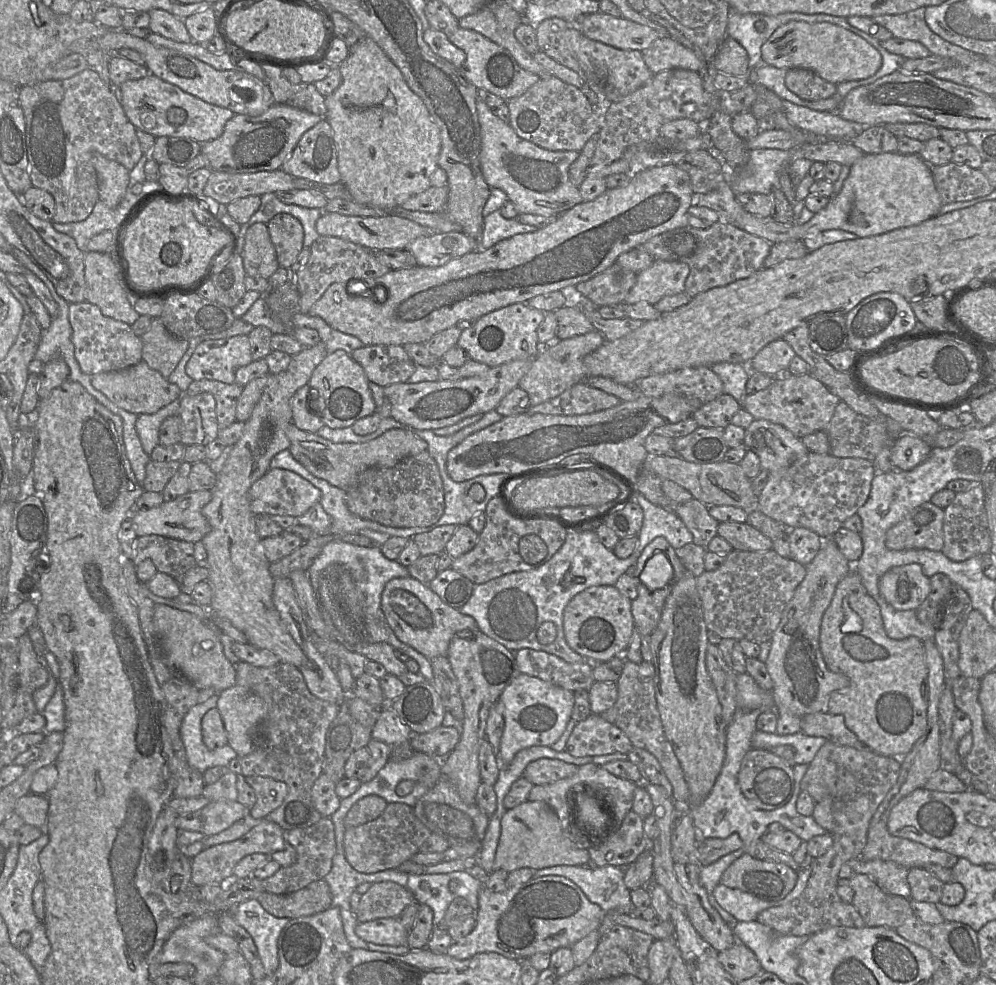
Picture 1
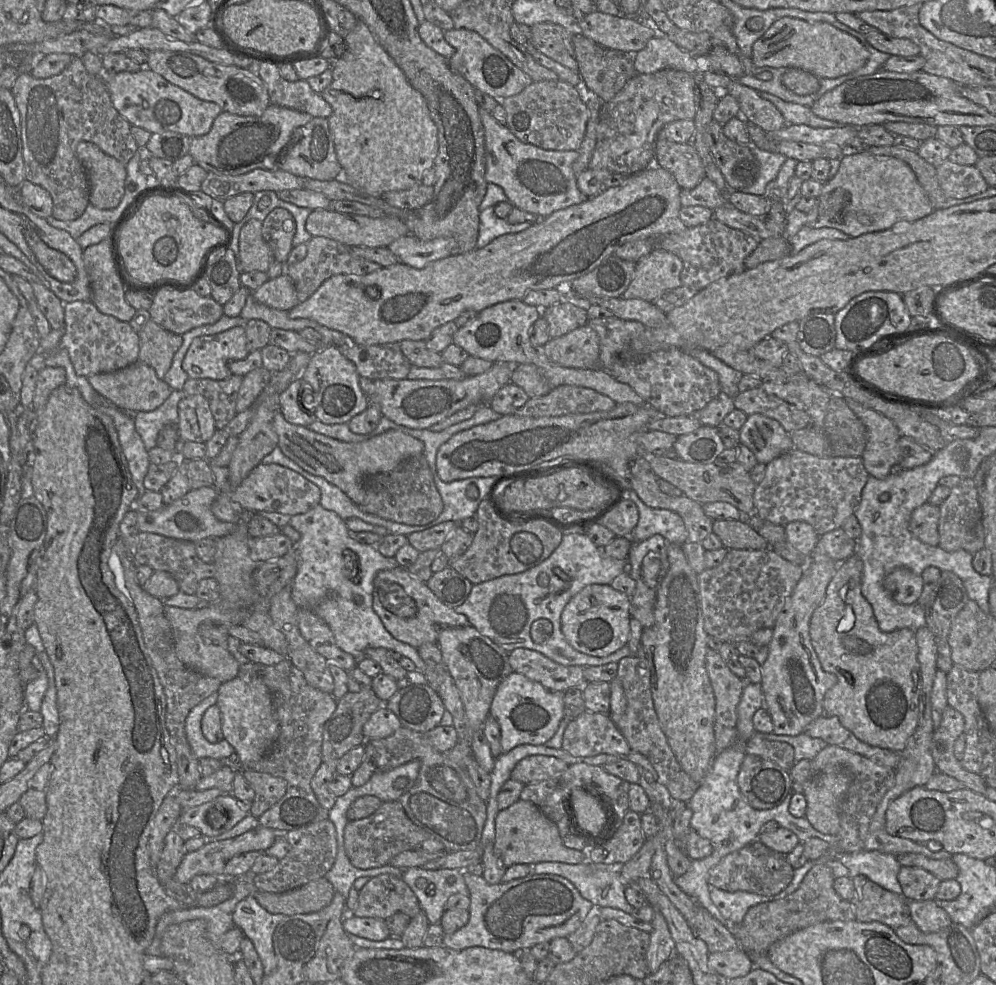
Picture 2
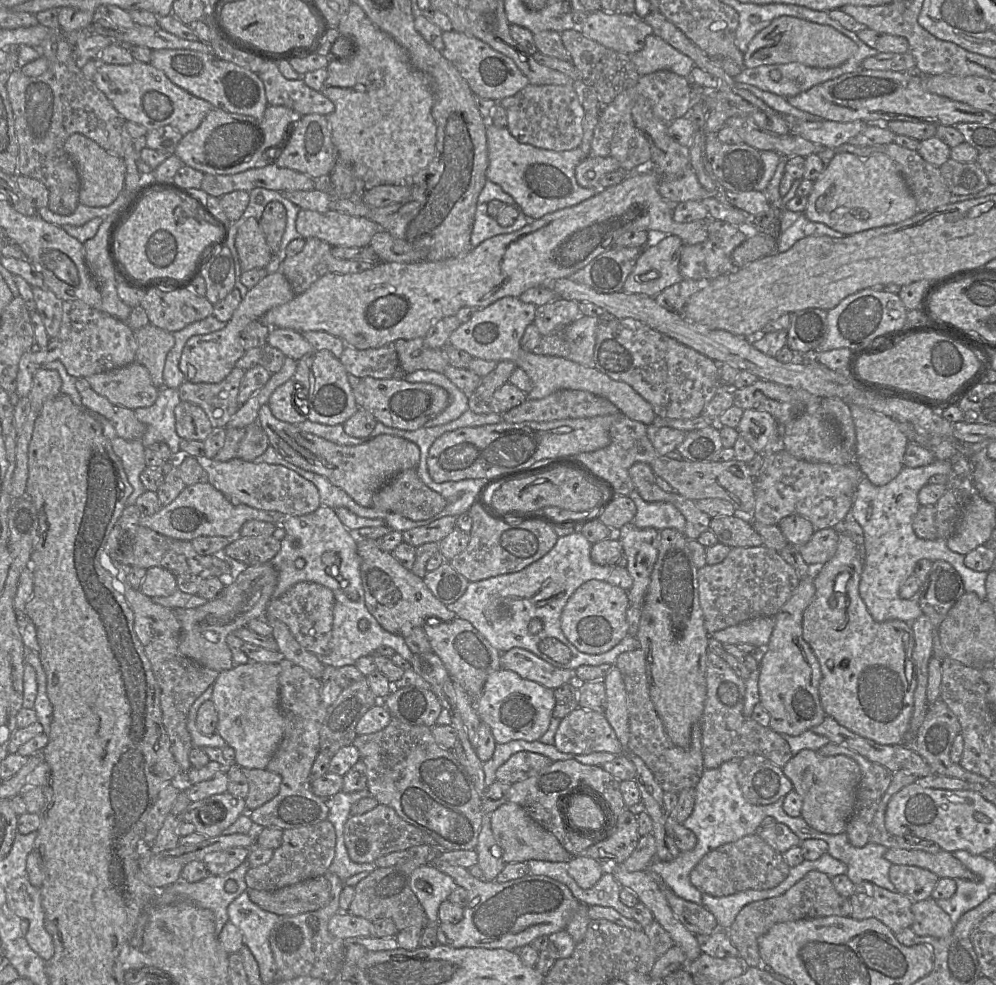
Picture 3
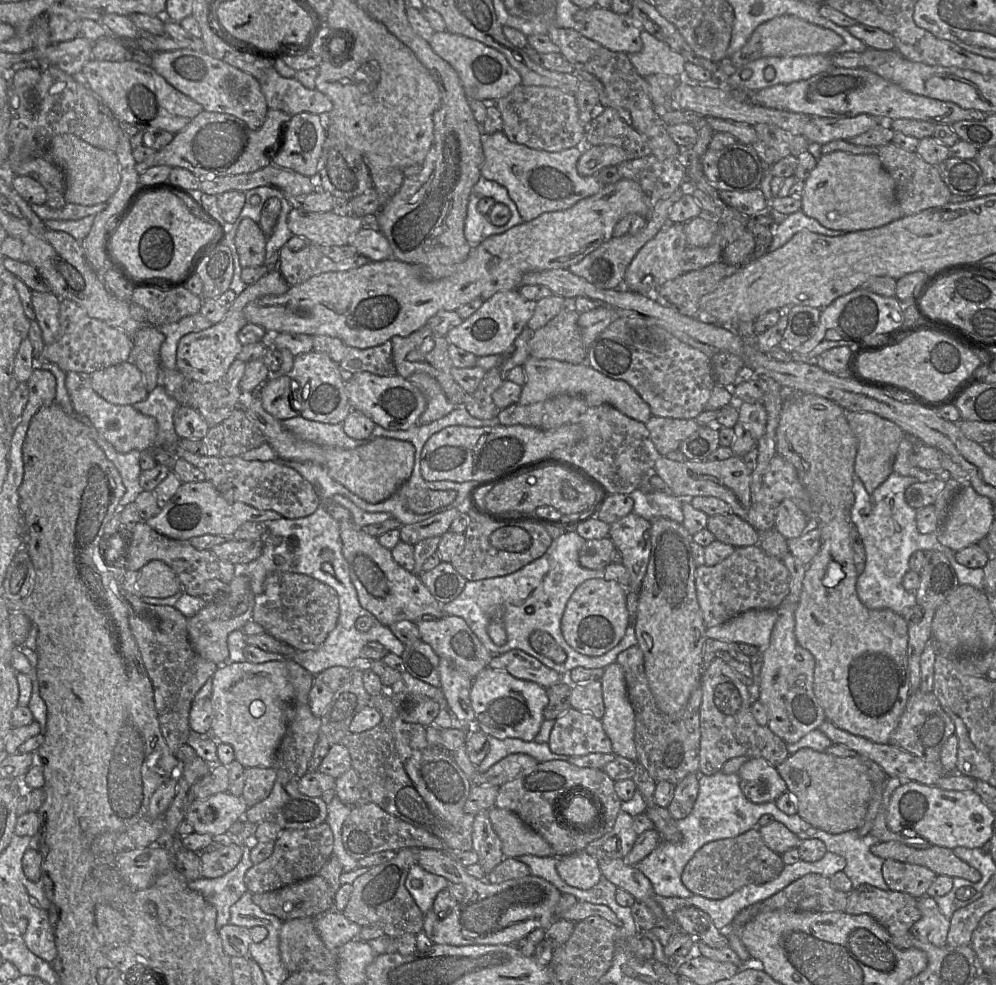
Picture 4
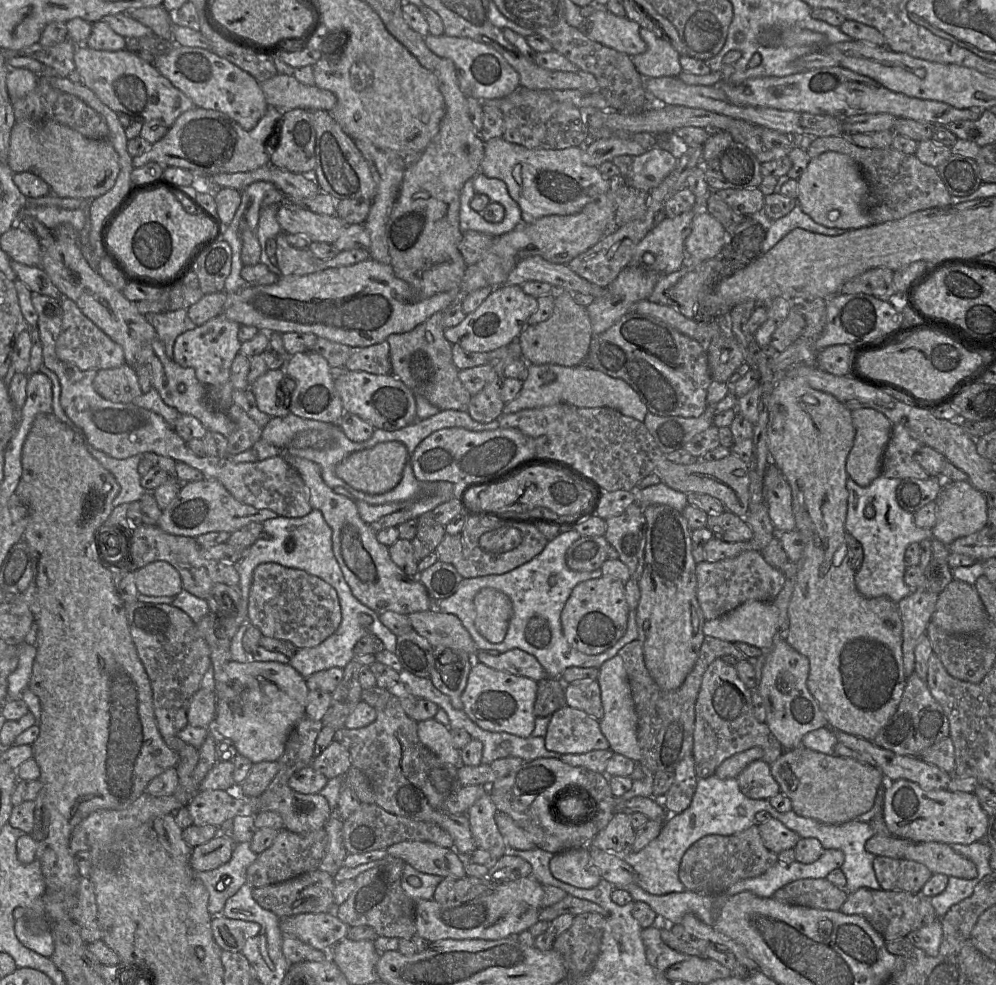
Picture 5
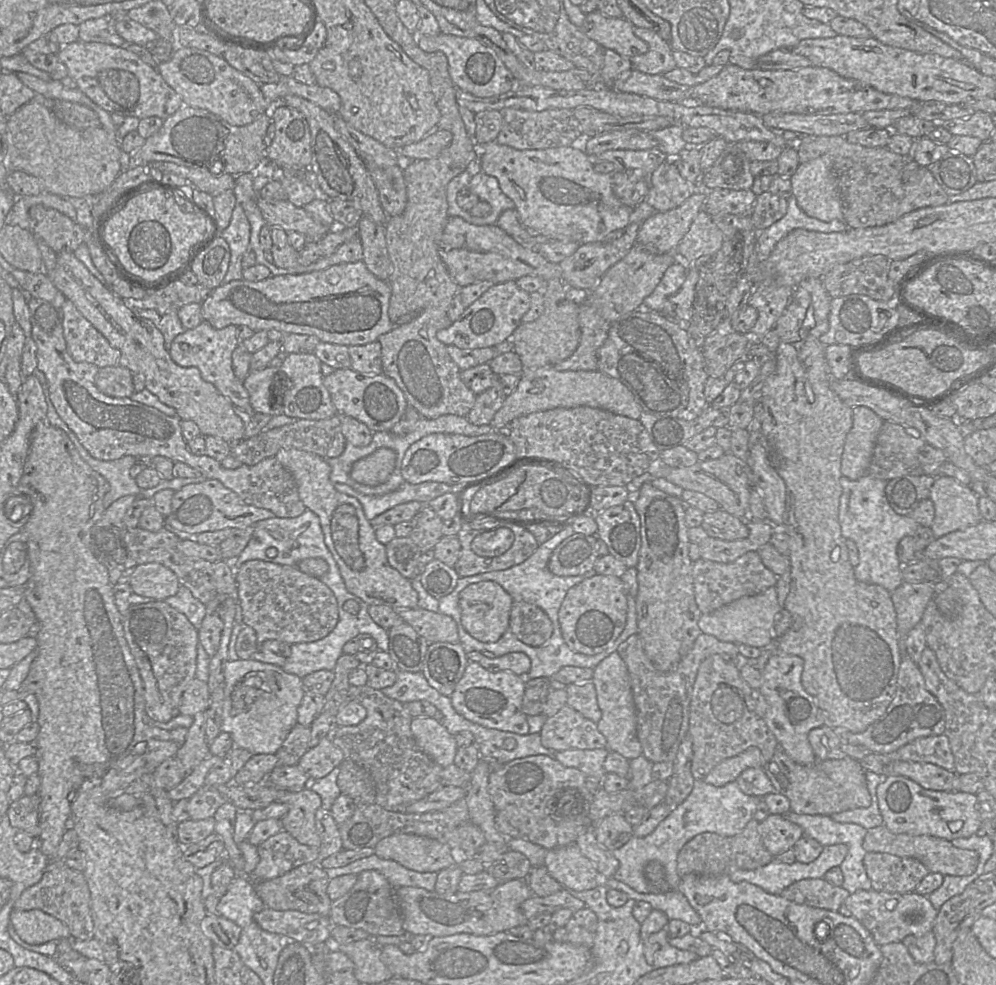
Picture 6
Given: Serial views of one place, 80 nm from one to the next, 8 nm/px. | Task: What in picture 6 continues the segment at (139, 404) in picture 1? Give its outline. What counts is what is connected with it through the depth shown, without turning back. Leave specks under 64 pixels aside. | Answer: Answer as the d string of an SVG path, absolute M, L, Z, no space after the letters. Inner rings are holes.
M120 365L100 368L95 385L103 394L114 398L130 398L135 393L133 373Z

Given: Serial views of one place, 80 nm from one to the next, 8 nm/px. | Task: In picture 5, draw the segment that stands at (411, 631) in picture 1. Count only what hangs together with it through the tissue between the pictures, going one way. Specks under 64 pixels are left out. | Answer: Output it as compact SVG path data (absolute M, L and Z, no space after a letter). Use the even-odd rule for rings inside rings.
M285 452L284 459L304 481L312 509L319 510L331 528L332 550L353 595L377 614L393 611L409 615L429 610L431 598L427 589L417 577L407 576L392 561L389 547L381 544L377 540L377 533L361 519L355 499L339 495L328 487L321 477L318 464Z

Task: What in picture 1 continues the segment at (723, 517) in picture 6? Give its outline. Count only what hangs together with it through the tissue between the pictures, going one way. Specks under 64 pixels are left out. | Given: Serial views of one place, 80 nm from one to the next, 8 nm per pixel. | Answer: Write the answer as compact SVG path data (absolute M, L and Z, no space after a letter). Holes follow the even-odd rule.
M722 522L717 531L719 536L737 550L768 551L773 548L773 541L748 522Z

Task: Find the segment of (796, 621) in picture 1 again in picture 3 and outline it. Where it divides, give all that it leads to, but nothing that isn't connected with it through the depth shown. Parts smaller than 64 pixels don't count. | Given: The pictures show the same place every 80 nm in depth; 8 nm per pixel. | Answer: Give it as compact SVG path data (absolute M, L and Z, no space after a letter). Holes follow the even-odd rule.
M815 569L800 579L792 595L775 615L775 626L759 664L760 703L769 713L769 727L779 734L799 736L827 717L819 697L820 664L802 634L803 613L815 595L814 576Z

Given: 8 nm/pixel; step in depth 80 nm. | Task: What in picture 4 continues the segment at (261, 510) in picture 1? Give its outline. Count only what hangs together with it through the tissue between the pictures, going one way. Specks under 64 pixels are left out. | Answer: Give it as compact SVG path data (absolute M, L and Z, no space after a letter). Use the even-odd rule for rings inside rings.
M178 444L176 447L168 449L173 451L176 458L182 458L202 470L205 473L206 480L211 482L218 492L229 501L242 502L258 510L271 510L286 519L297 519L309 516L320 506L320 498L313 485L294 469L276 461L247 461L241 456L202 456L182 450L178 447Z

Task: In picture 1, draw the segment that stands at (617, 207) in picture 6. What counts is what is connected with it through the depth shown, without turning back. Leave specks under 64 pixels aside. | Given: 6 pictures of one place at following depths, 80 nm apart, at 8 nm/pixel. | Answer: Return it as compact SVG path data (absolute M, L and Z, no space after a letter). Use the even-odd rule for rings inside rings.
M478 97L476 108L481 127L480 166L484 180L491 188L503 190L519 213L558 216L583 202L579 188L569 177L569 167L580 152L544 149L520 138L509 123L497 117Z

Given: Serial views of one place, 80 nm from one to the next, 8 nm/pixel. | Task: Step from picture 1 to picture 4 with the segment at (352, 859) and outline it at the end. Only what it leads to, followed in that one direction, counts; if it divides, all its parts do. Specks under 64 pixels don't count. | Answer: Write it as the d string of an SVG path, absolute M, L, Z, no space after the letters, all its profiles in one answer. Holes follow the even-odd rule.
M362 799L361 803L353 806L350 815L343 823L342 839L347 853L355 860L382 851L397 852L404 848L447 850L447 846L442 839L387 813L368 799Z

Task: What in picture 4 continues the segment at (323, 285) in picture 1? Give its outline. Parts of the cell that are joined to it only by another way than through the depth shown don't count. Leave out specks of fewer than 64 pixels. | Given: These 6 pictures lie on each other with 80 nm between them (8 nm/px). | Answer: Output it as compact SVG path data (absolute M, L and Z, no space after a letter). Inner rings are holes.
M308 243L305 247L298 251L292 251L286 245L279 250L280 273L290 286L298 285L313 276L325 272L346 271L354 268L359 268L370 262L370 259L364 255L356 254L352 257L345 258L339 261L333 261L323 255L318 245Z

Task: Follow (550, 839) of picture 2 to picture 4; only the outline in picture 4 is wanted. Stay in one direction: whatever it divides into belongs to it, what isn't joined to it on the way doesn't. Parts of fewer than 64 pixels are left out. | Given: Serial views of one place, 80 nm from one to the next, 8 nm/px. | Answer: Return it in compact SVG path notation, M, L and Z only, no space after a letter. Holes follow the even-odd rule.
M493 807L489 810L489 819L501 841L504 858L555 856L550 844L514 812Z

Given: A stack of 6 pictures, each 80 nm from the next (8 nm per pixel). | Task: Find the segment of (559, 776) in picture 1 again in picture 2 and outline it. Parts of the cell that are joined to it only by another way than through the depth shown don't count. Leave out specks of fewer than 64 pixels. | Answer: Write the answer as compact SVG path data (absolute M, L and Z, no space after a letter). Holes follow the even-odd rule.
M532 755L523 758L511 772L510 779L523 784L546 780L565 770L569 765L553 756Z

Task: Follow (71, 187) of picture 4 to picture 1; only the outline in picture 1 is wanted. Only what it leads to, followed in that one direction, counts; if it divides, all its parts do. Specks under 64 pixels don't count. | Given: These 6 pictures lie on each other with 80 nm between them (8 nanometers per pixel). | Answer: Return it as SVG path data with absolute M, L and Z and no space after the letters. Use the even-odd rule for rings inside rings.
M97 151L92 152L92 164L98 179L99 201L109 208L117 207L129 184L129 170Z

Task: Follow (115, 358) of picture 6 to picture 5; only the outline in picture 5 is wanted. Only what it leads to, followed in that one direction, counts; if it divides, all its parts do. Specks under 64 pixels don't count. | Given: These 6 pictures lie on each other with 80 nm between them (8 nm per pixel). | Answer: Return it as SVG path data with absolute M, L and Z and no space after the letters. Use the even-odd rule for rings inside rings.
M60 299L62 326L56 342L56 355L64 362L74 364L81 370L102 370L125 364L123 348L87 318L71 299Z

